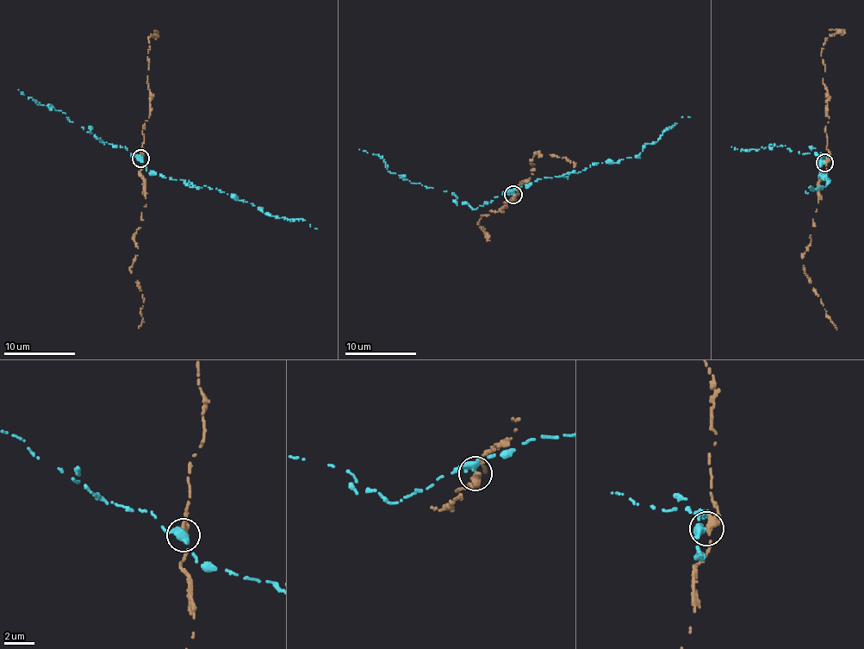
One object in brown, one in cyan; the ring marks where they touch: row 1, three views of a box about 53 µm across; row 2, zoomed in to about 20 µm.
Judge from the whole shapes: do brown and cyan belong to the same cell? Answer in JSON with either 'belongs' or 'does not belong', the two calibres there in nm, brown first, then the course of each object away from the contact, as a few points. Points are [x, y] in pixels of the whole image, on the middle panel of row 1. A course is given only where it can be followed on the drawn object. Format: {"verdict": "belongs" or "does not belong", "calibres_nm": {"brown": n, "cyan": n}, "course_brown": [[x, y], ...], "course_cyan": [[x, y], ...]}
{"verdict": "does not belong", "calibres_nm": {"brown": 360, "cyan": 550}, "course_brown": [[513, 195], [519, 194], [518, 187], [532, 174], [531, 170], [537, 152], [539, 154], [568, 159], [574, 166]], "course_cyan": [[513, 195], [515, 188], [541, 179], [636, 157], [682, 117], [690, 117]]}

